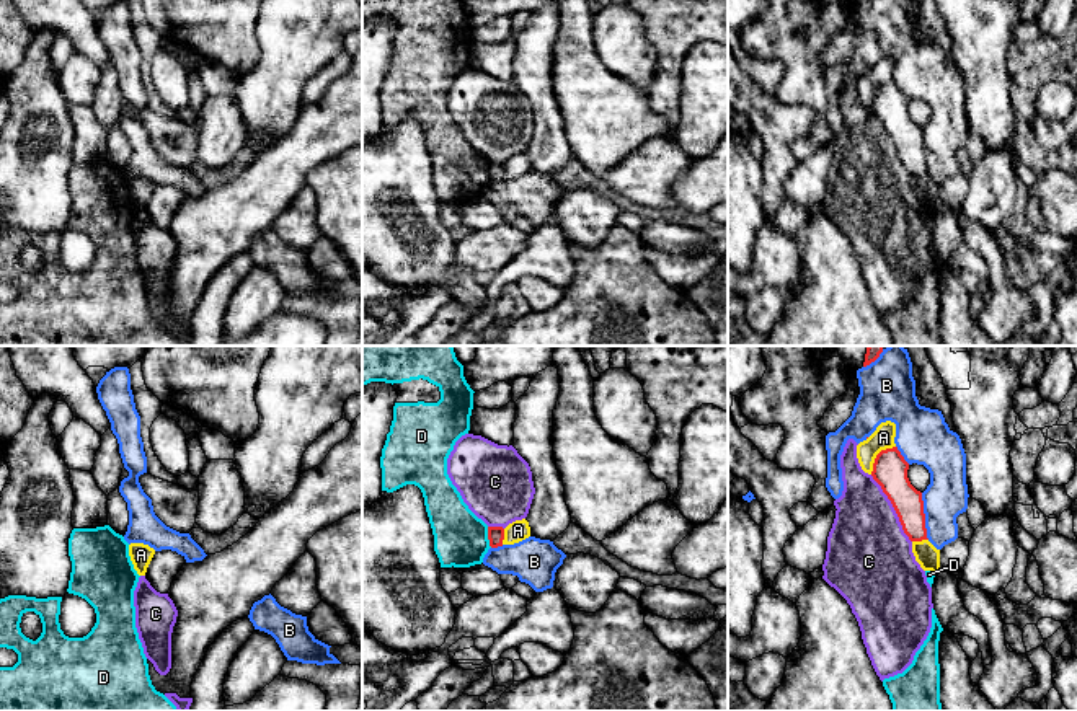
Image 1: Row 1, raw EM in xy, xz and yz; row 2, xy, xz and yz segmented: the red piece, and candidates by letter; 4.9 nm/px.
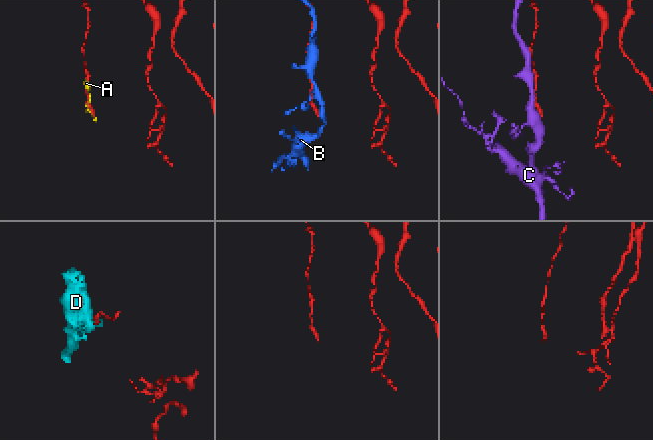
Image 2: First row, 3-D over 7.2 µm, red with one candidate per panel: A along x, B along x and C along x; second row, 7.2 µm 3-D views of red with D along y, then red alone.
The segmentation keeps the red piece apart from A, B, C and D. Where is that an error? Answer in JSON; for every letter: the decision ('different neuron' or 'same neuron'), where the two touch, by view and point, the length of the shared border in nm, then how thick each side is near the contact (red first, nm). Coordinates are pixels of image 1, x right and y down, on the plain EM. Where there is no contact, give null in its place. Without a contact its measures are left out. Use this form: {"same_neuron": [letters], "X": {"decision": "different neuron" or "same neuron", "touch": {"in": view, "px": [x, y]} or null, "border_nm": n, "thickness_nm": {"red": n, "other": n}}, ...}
{"same_neuron": [], "A": {"decision": "different neuron", "touch": {"in": "yz", "px": [877, 90]}, "border_nm": 190, "thickness_nm": {"red": 180, "other": 110}}, "B": {"decision": "different neuron", "touch": {"in": "yz", "px": [924, 150]}, "border_nm": 240, "thickness_nm": {"red": 150, "other": 220}}, "C": {"decision": "different neuron", "touch": {"in": "yz", "px": [895, 144]}, "border_nm": 400, "thickness_nm": {"red": 180, "other": 400}}, "D": {"decision": "different neuron", "touch": {"in": "xz", "px": [488, 172]}, "border_nm": 110, "thickness_nm": {"red": 80, "other": 280}}}

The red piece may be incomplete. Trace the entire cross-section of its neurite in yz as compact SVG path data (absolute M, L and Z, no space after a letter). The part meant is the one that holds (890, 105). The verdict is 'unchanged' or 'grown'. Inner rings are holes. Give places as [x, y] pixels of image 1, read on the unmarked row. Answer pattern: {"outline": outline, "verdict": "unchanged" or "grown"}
{"outline": "M898 82L881 85L873 98L871 111L891 135L904 168L911 176L927 173L922 127L907 113L909 98Z", "verdict": "unchanged"}

